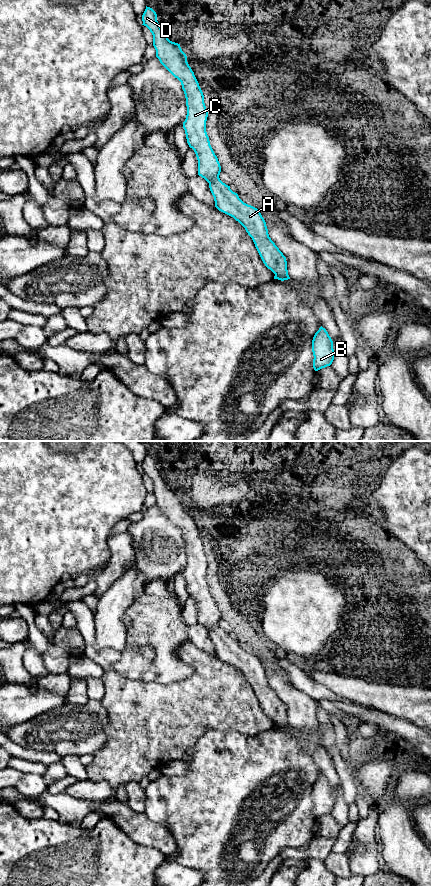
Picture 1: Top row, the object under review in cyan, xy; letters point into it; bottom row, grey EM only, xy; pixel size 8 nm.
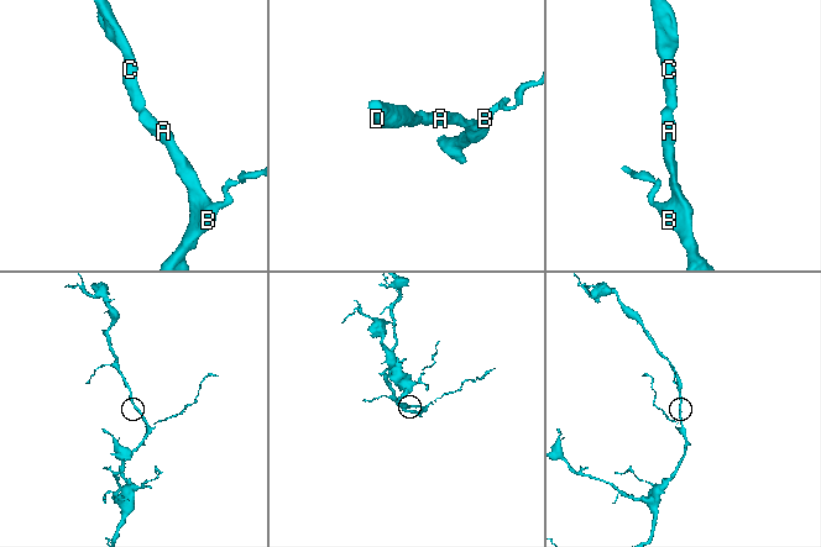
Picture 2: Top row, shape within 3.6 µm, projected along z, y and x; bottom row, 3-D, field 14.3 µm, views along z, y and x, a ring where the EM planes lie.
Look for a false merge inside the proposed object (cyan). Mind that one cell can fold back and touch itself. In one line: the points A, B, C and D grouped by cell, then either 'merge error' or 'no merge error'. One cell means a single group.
A B C D; no merge error

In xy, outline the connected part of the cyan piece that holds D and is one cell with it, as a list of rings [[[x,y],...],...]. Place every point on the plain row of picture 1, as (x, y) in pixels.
[[[146,454],[142,469],[142,473],[146,474],[153,483],[156,505],[181,530],[187,554],[187,563],[183,570],[187,591],[196,602],[198,623],[209,631],[215,655],[233,665],[245,676],[263,711],[275,722],[274,727],[281,729],[290,727],[286,705],[269,685],[266,670],[260,659],[244,651],[238,642],[219,626],[221,614],[206,580],[208,560],[204,551],[204,543],[187,510],[186,502],[182,499],[180,492],[168,487],[152,456]]]

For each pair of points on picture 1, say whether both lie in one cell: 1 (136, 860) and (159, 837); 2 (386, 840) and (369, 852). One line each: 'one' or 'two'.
1: two
2: two

